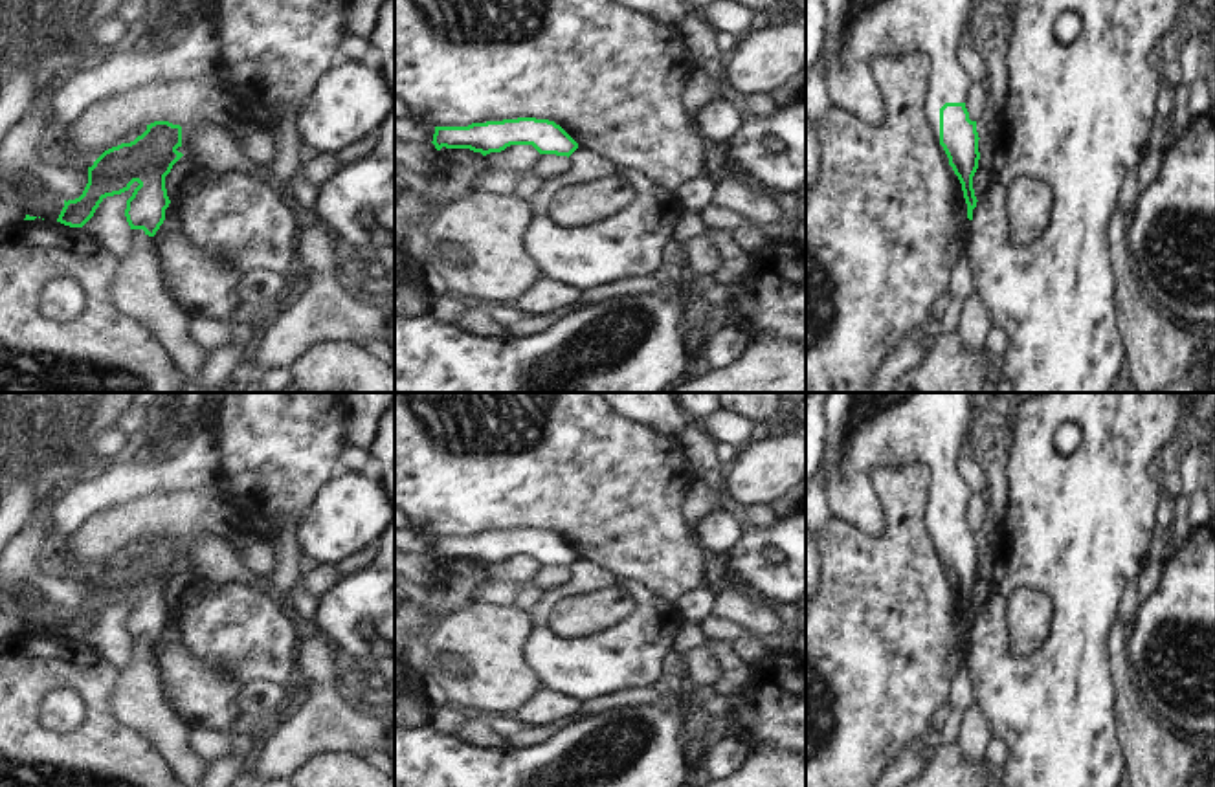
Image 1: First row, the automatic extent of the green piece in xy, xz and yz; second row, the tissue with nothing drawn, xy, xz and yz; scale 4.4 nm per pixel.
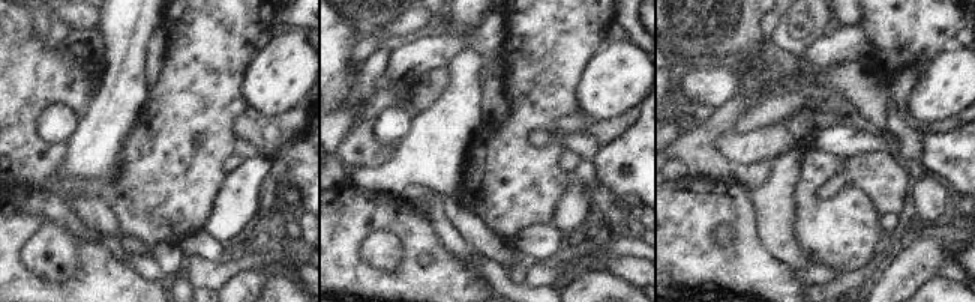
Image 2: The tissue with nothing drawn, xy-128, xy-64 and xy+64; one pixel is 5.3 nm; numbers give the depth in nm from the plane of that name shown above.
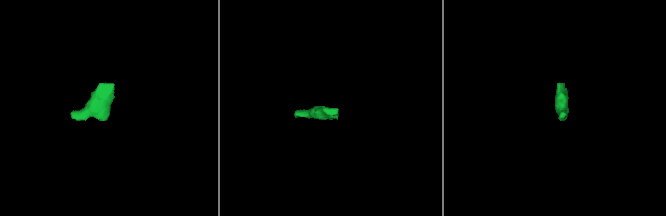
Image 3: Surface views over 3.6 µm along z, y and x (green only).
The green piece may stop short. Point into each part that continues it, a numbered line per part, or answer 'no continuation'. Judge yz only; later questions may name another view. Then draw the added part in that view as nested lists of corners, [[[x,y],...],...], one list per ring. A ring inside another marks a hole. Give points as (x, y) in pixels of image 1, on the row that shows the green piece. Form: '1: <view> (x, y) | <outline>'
1: yz (856, 30) | [[[824,0],[826,31],[820,61],[833,105],[877,125],[885,119],[885,97],[872,73],[875,55],[927,51],[932,86],[927,116],[940,139],[940,108],[965,103],[965,68],[958,59],[962,33],[975,0]]]

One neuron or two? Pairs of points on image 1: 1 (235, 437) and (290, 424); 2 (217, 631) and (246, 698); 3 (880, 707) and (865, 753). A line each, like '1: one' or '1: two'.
1: one
2: two
3: one

